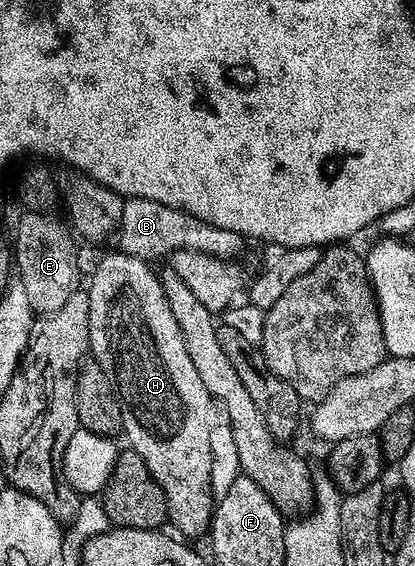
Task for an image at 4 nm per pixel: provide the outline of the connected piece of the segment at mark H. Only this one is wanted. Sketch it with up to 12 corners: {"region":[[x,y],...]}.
{"region":[[157,269],[93,270],[90,356],[184,538],[214,511],[214,401]]}

